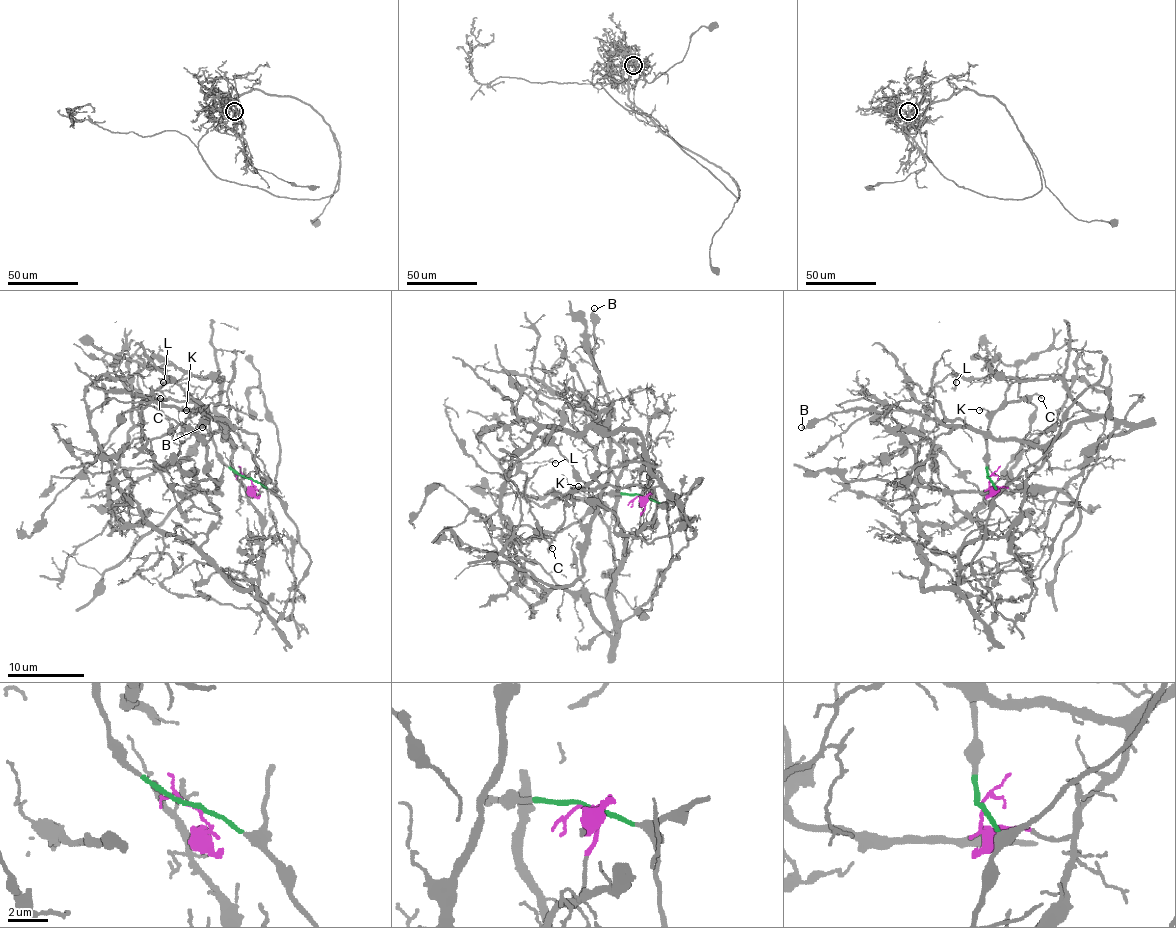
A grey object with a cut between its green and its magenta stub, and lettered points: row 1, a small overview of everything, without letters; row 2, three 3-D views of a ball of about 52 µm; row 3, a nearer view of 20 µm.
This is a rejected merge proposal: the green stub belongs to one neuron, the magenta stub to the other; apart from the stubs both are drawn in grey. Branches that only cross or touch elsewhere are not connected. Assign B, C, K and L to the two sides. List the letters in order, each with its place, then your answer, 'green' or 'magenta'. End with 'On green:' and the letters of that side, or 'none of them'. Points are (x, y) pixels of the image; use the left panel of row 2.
B: at (202, 427); magenta
C: at (160, 398); green
K: at (186, 410); green
L: at (163, 382); green
On green: C, K, L

